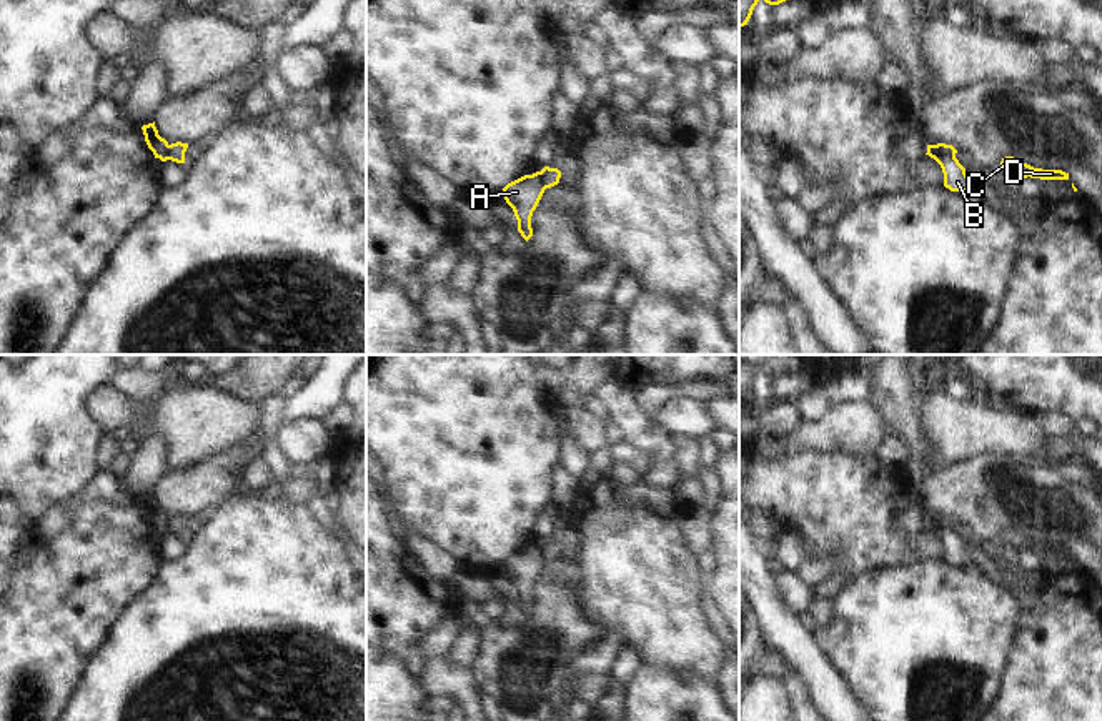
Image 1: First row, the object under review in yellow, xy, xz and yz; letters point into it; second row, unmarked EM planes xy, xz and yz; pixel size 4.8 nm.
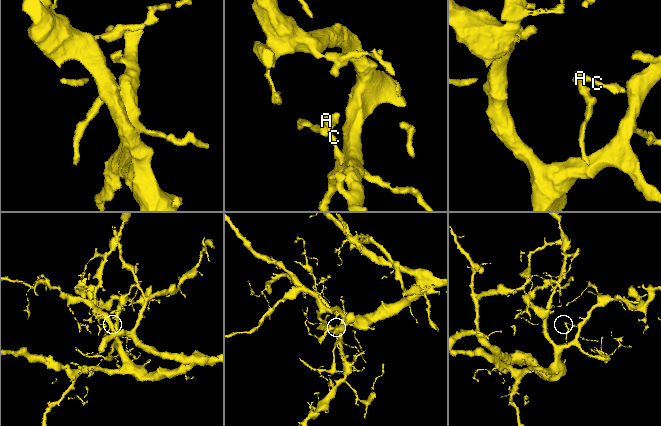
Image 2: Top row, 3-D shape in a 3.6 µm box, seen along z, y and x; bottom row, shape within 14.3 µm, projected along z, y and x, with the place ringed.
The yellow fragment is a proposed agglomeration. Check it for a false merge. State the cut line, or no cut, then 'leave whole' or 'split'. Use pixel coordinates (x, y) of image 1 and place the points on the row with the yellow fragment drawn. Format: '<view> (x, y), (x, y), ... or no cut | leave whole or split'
xz (540, 172), (540, 182), (545, 188) | split

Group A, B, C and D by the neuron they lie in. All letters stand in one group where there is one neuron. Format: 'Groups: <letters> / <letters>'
Groups: A C D / B.

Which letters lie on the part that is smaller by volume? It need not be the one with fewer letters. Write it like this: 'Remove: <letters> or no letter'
Remove: B

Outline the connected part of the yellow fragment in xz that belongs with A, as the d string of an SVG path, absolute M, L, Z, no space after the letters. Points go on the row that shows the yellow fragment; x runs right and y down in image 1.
M541 172L524 175L503 188L506 203L513 208L518 220L518 231L528 241L533 236L531 216L536 210L544 188Z

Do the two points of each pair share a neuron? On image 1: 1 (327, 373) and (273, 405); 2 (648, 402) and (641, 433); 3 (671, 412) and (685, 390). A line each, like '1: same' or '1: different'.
1: different
2: different
3: different

